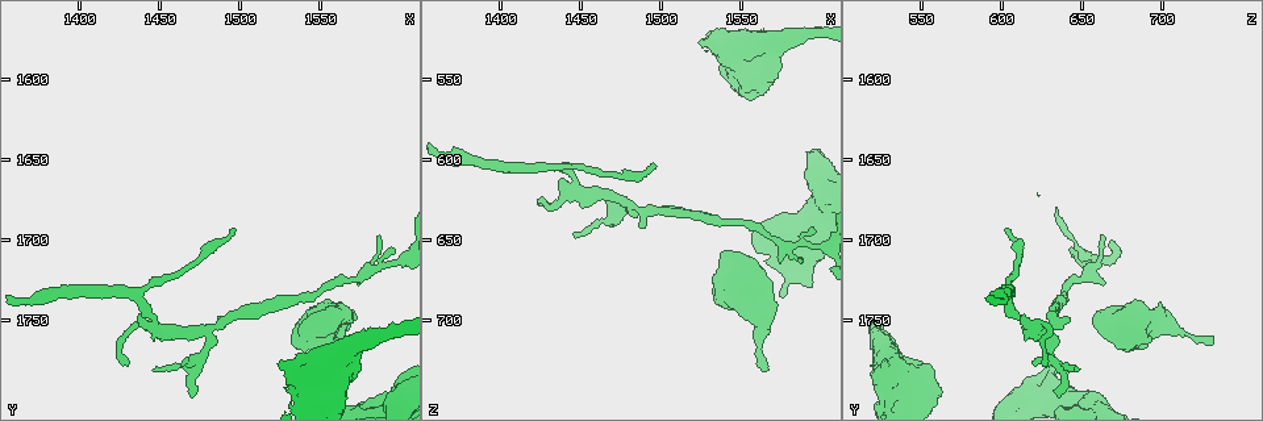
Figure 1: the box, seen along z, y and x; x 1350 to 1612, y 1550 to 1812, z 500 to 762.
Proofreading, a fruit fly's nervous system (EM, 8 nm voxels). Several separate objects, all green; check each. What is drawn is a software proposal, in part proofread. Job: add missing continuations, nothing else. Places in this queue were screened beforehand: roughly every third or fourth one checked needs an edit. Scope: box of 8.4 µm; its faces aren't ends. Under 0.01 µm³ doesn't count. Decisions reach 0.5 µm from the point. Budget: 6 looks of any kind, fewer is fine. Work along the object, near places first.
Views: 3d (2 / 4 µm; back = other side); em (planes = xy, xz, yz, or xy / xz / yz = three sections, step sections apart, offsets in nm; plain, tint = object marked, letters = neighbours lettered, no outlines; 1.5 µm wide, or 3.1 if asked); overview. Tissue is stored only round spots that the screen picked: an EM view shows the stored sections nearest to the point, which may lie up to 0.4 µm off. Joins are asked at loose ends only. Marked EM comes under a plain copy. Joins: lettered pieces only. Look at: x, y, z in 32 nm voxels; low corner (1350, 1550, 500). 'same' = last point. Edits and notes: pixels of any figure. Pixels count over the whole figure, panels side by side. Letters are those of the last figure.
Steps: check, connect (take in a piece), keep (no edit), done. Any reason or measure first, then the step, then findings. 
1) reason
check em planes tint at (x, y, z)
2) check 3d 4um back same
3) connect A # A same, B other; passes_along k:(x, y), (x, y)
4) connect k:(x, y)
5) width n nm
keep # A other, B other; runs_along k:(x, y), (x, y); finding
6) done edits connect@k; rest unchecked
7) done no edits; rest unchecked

tapers out
check em planes letters at (1494, 1692, 600)

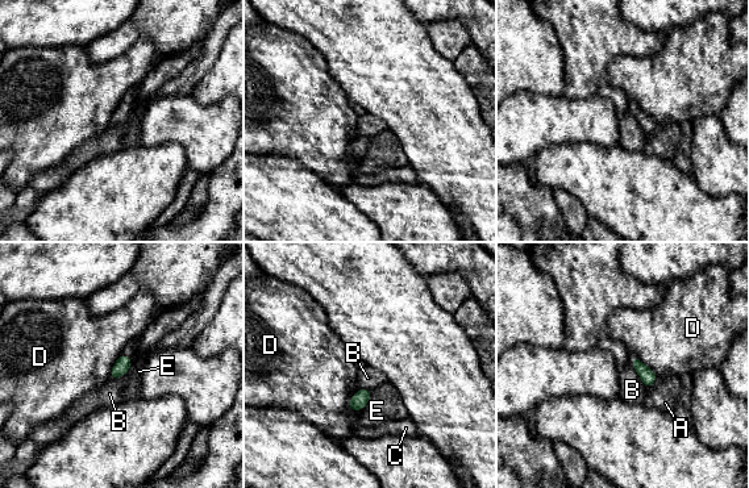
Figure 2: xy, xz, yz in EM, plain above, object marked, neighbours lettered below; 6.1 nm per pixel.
width 70 nm
keep # A other, B other, C other, D other, E other; border 2:(357, 391), (349, 401), (352, 411); no lettered piece goes on from it

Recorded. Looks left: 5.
tapers out
check 3d 4um at (1586, 1698, 662)

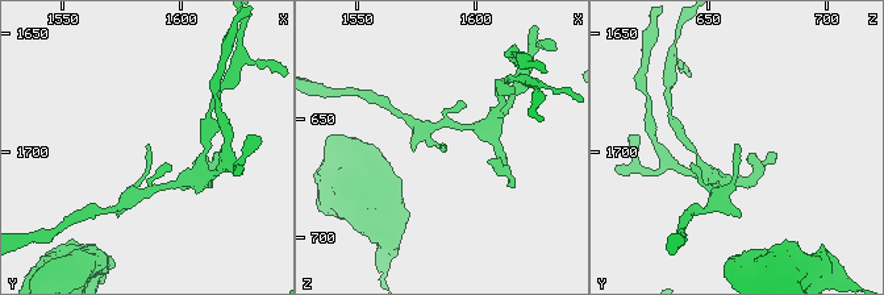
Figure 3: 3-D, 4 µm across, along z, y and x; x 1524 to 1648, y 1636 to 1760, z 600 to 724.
check em planes letters at (1586, 1696, 662)

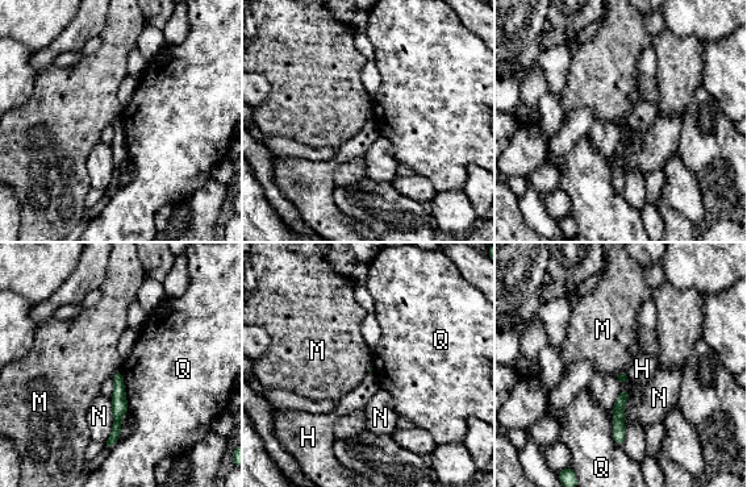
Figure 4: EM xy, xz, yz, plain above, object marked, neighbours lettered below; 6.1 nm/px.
keep # H other, M other, N other, Q other; runs_along 4:(117, 375), (117, 425), (108, 444); no lettered piece goes on from it

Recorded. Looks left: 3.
stops while still wide
check 3d 4um at (1532, 1764, 670)

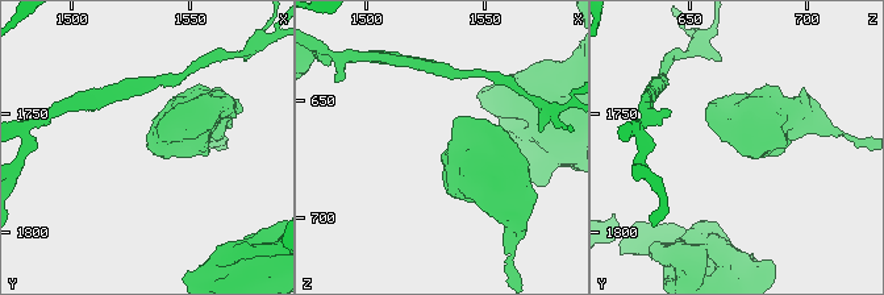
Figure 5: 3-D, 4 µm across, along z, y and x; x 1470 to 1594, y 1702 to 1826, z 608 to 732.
check em planes letters at (1533, 1765, 671)

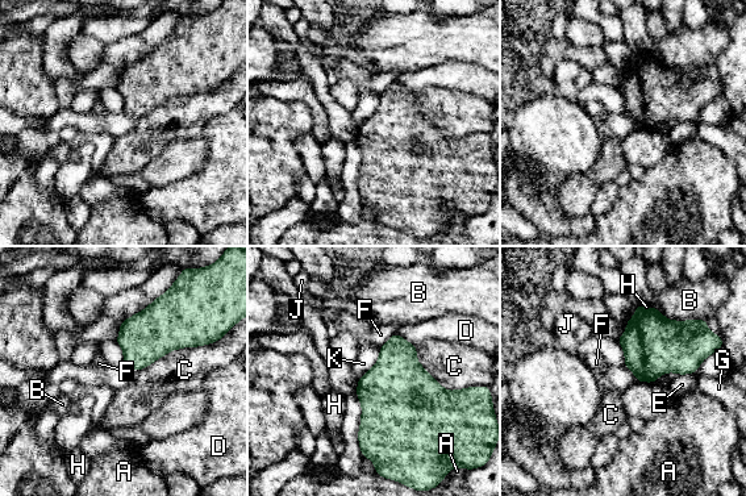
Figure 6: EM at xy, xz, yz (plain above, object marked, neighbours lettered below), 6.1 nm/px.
longest_contact C 400 nm
keep # A other, B other, C other, D other, E other, F other, G other, H other, J other, K other; border 6:(380, 347), (378, 361), (359, 379); none of them fits

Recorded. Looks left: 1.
done no edits; rest unchecked

